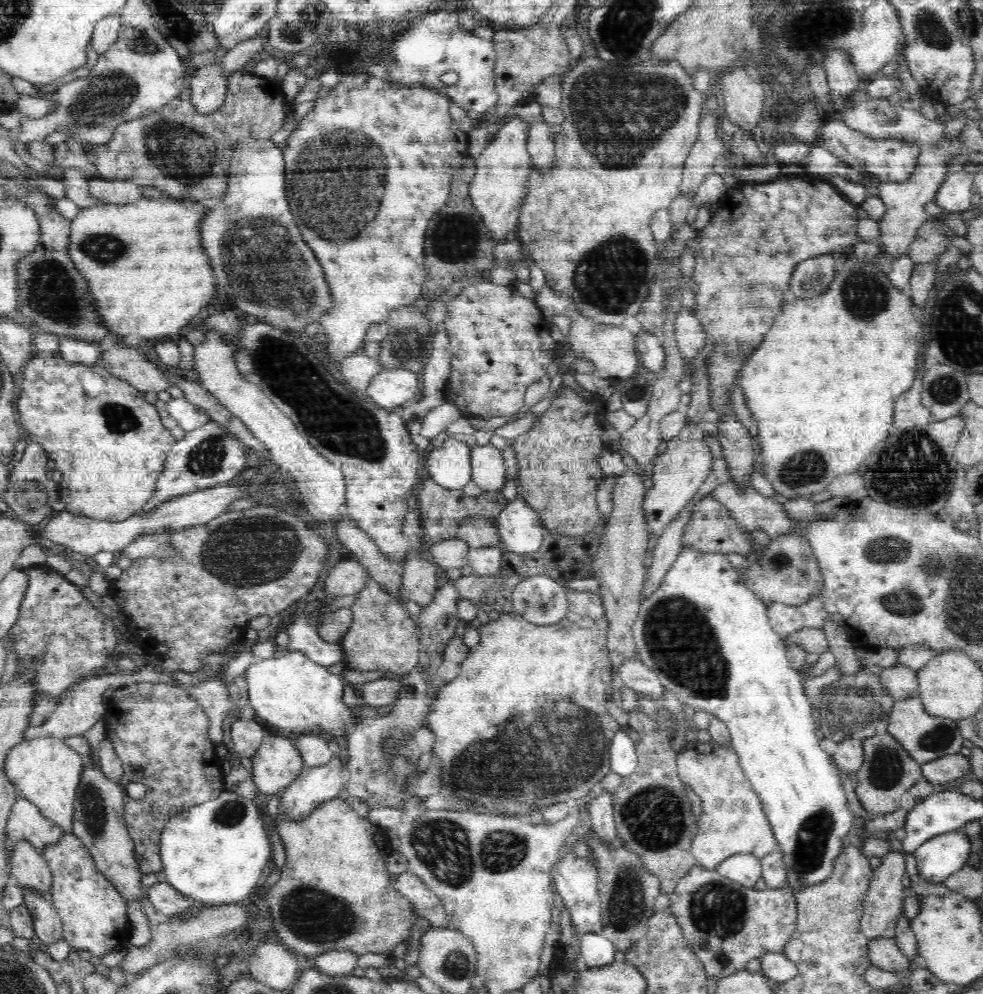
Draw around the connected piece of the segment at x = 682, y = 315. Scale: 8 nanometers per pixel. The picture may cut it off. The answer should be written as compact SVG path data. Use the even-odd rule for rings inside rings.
M683 307L678 312L678 318L674 322L674 333L680 354L686 361L693 359L698 354L698 350L704 346L705 332L690 309Z

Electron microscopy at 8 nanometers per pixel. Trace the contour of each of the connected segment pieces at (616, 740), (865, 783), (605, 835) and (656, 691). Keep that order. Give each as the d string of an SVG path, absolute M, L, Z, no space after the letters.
M620 728L610 743L609 759L612 772L622 777L630 776L637 767L636 745L628 737L631 735L627 728Z
M885 732L863 739L864 762L854 774L855 793L867 814L878 815L900 809L900 798L923 778L922 764L918 764L902 745Z
M603 790L596 800L592 800L592 804L590 804L591 828L597 838L607 842L613 848L618 848L611 794Z
M632 657L621 662L617 670L618 678L640 695L646 695L655 701L661 701L665 686L659 681L657 674L642 661Z

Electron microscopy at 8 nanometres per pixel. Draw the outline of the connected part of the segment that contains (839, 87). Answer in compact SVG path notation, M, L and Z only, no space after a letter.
M829 51L824 54L823 69L826 71L829 89L848 100L850 94L861 88L863 79L858 76L850 55L844 51Z

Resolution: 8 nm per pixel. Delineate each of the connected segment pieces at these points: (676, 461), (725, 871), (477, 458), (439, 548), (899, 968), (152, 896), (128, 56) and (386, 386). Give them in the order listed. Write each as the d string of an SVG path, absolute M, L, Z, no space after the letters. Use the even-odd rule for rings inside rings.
M685 422L682 432L667 442L667 449L660 454L652 464L652 488L646 492L644 498L644 515L648 523L649 536L660 537L669 525L687 508L688 502L700 491L700 486L708 478L712 470L714 456L702 439L704 429L697 427L698 424Z
M750 853L732 855L723 860L715 871L745 887L753 887L761 877L760 859Z
M491 443L472 447L472 481L482 491L498 492L506 484L506 466L501 451Z
M452 538L442 542L428 543L426 555L432 562L447 571L449 568L460 568L469 564L468 544L463 540Z
M875 939L869 942L869 958L872 967L905 977L910 961L900 953L896 940Z
M163 879L147 887L145 897L158 912L168 917L190 912L188 898Z
M123 27L120 30L118 41L106 52L103 52L97 59L97 63L90 71L88 77L72 78L61 87L42 94L36 87L27 80L12 77L11 85L16 92L22 95L42 98L46 101L54 101L56 108L50 114L39 119L24 119L21 122L16 138L26 144L30 140L44 140L48 134L56 130L66 130L70 132L71 138L77 138L84 144L106 144L112 138L116 127L122 122L144 118L151 113L160 111L166 104L178 97L184 87L184 72L186 66L180 56L165 39L164 36L155 28L136 29L133 27Z
M404 368L382 369L365 392L380 408L397 412L404 402L415 399L418 376Z

